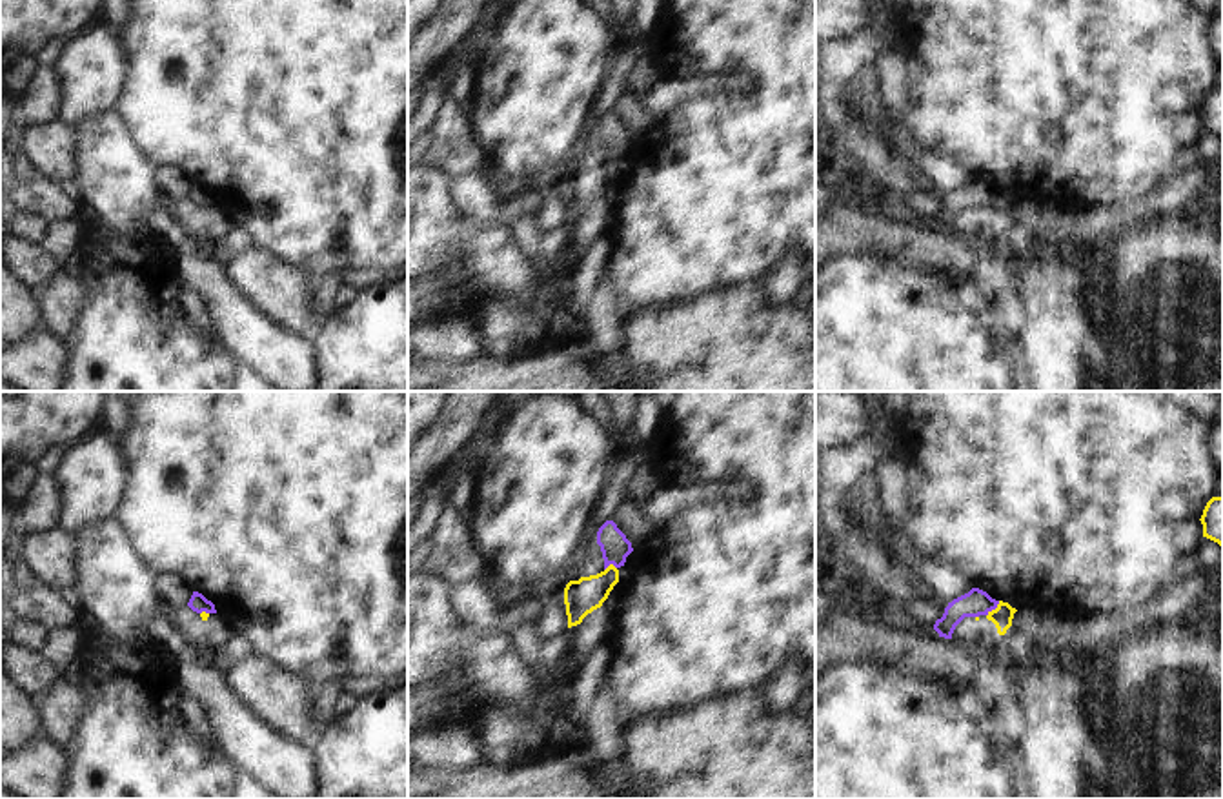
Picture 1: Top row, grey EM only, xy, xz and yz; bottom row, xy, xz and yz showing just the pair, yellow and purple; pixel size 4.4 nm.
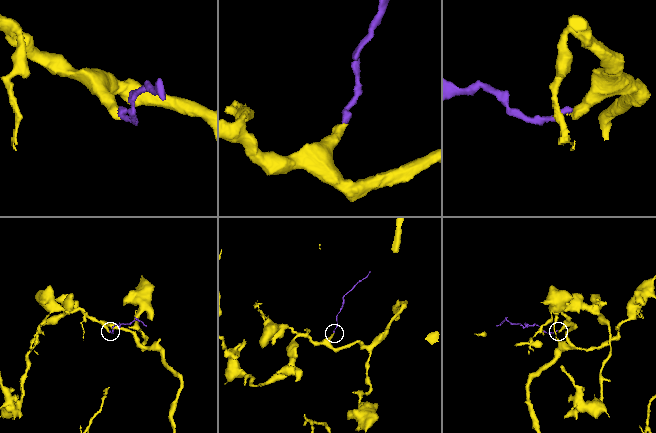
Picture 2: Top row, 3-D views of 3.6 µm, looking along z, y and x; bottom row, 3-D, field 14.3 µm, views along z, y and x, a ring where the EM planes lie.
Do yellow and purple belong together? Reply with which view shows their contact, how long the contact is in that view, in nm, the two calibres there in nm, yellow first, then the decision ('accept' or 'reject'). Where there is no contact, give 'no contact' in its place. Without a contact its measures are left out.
meets yellow in yz; contact 90 nm long; 90 nm thick on the yellow side, 120 nm on the other; reject

